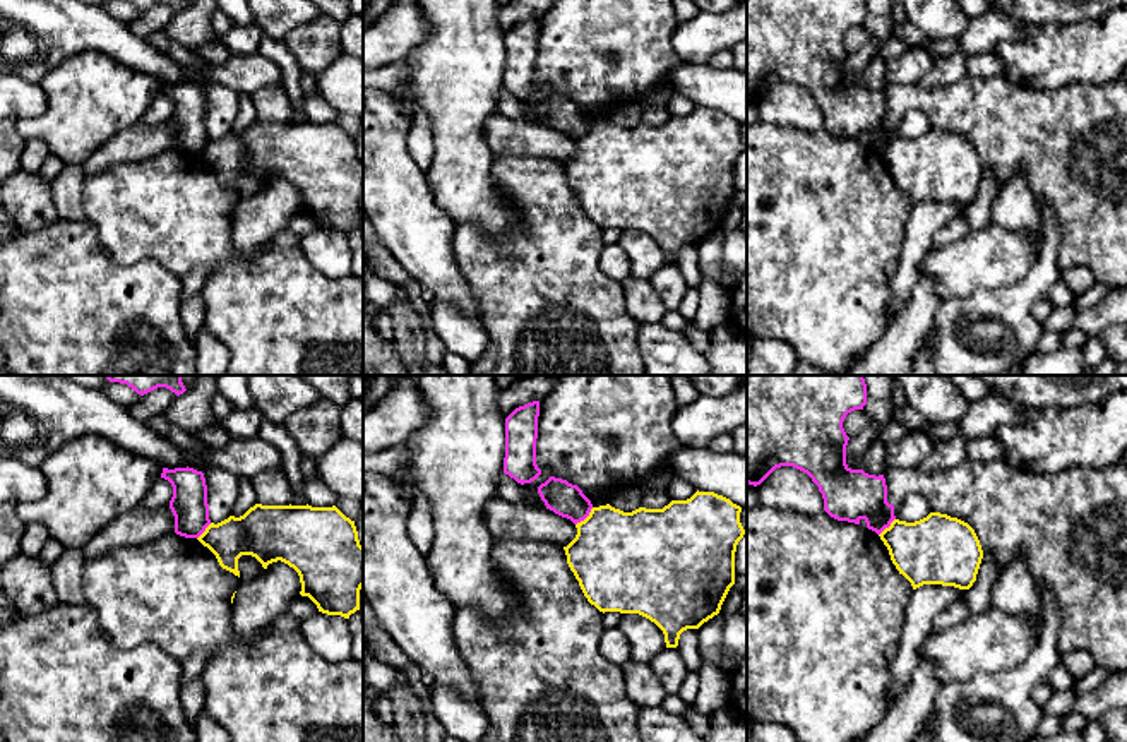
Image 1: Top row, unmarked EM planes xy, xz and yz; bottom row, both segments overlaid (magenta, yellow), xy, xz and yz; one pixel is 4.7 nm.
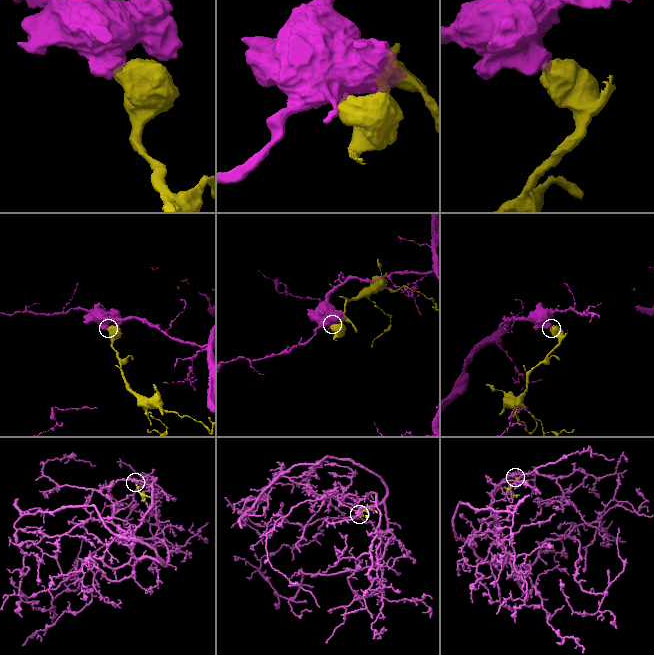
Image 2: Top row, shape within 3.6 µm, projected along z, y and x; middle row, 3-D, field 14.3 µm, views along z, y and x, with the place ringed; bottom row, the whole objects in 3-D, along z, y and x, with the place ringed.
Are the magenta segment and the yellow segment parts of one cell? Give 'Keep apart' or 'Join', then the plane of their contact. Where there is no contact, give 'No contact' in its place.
Keep apart. Touches magenta in xz

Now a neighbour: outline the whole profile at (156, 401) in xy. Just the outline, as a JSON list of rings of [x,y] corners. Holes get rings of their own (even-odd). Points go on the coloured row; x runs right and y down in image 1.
[[[158,387],[140,396],[140,399],[134,406],[128,408],[128,413],[135,420],[146,423],[152,416],[164,413],[175,399],[176,399],[175,392],[171,392],[166,387]]]

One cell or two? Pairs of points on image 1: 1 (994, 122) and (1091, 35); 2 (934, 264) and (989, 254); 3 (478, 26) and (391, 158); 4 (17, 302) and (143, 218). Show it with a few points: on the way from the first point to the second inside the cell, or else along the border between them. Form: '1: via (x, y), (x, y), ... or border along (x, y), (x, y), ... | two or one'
1: border along (1004, 76), (1013, 84), (1030, 89), (1069, 86) | two
2: via (948, 264), (975, 263) | one
3: border along (396, 93), (411, 120) | two
4: border along (84, 216), (113, 261), (139, 261) | two

